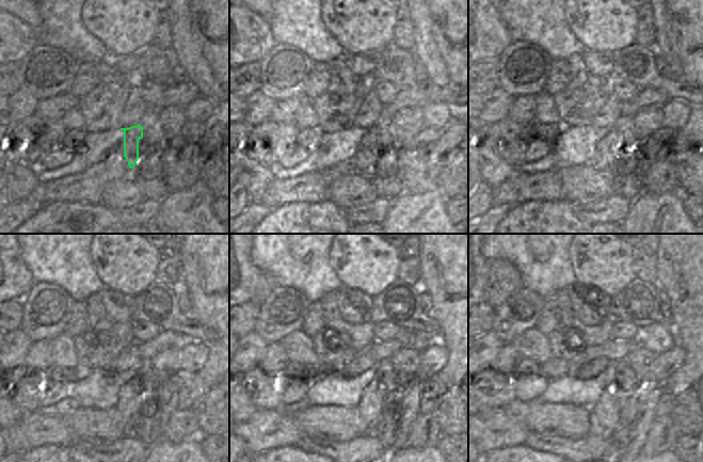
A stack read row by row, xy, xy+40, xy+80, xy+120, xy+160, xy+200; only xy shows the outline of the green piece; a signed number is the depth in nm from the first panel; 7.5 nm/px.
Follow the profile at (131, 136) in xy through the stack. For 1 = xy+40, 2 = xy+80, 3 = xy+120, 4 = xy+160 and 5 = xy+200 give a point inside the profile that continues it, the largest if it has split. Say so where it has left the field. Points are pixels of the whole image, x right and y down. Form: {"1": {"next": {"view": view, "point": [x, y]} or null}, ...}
{"1": {"next": {"view": "xy+40", "point": [366, 157]}}, "2": {"next": {"view": "xy+80", "point": [607, 150]}}, "3": {"next": {"view": "xy+120", "point": [130, 399]}}, "4": {"next": {"view": "xy+160", "point": [369, 408]}}, "5": {"next": {"view": "xy+200", "point": [606, 413]}}}

